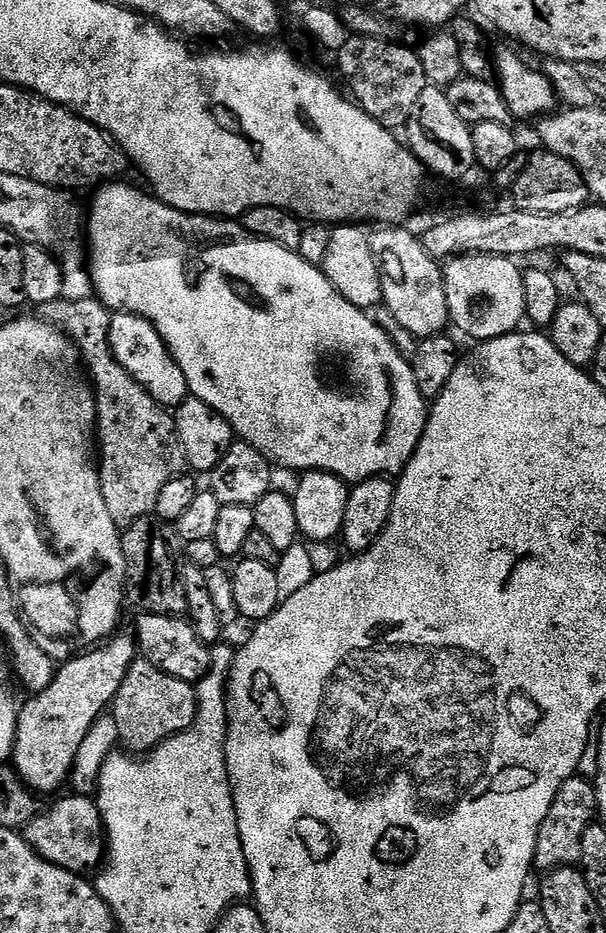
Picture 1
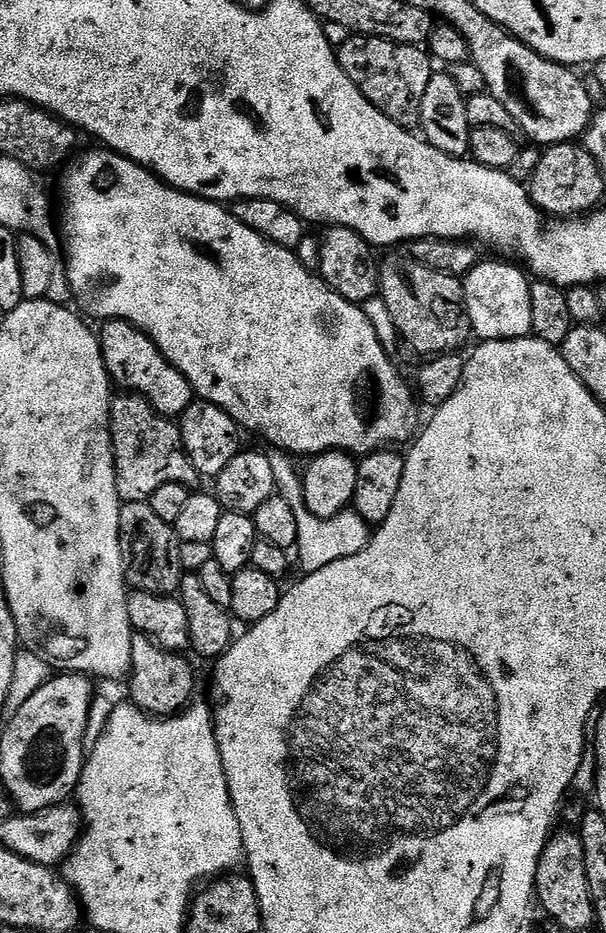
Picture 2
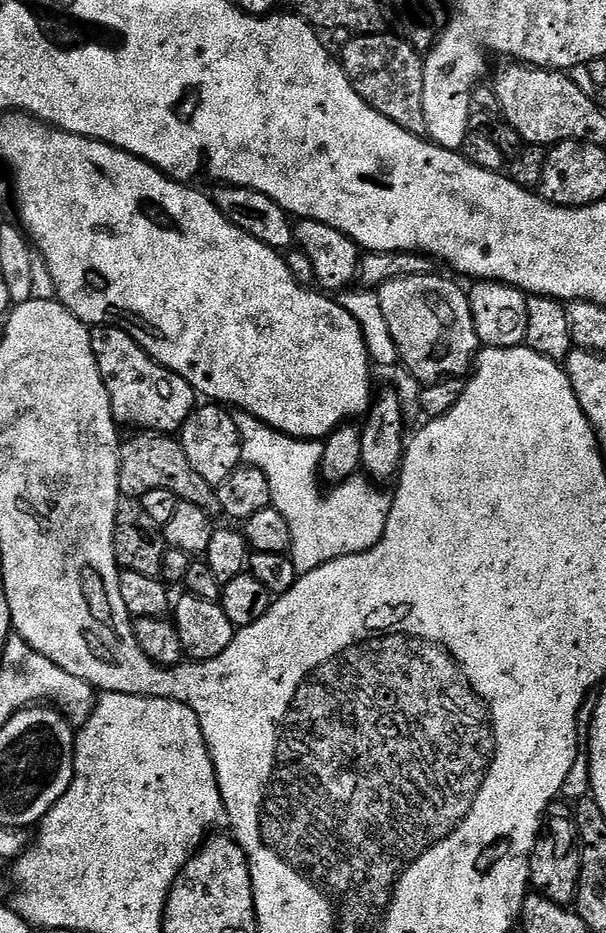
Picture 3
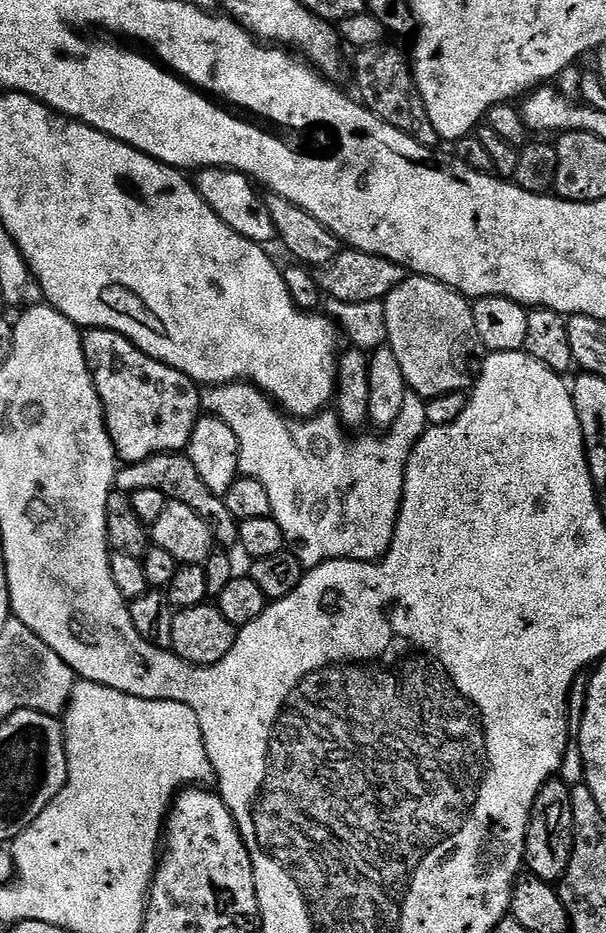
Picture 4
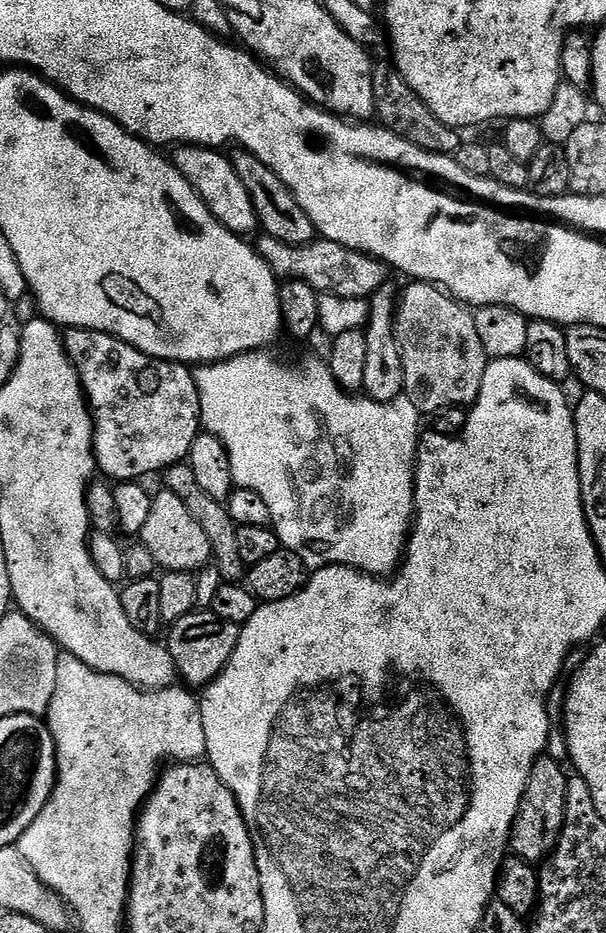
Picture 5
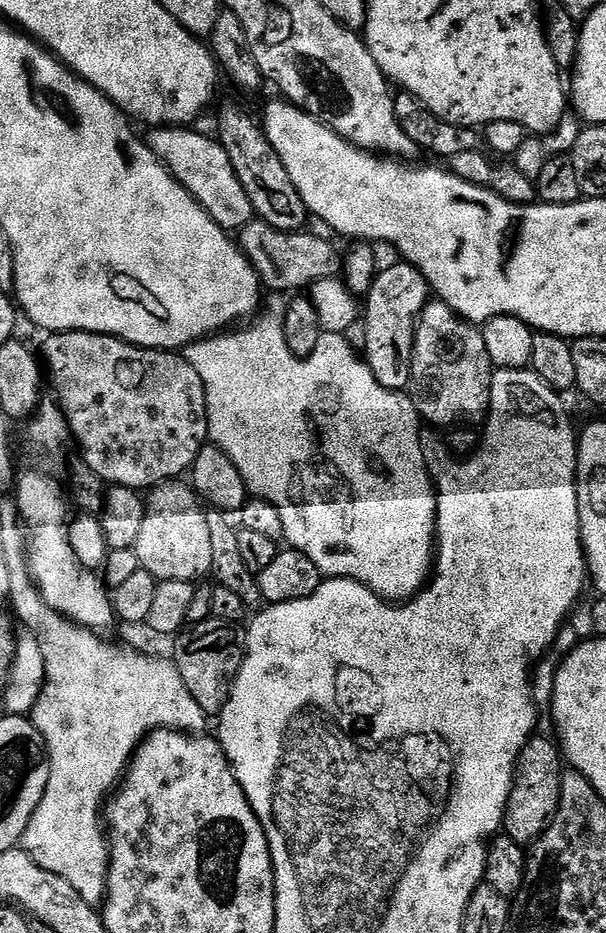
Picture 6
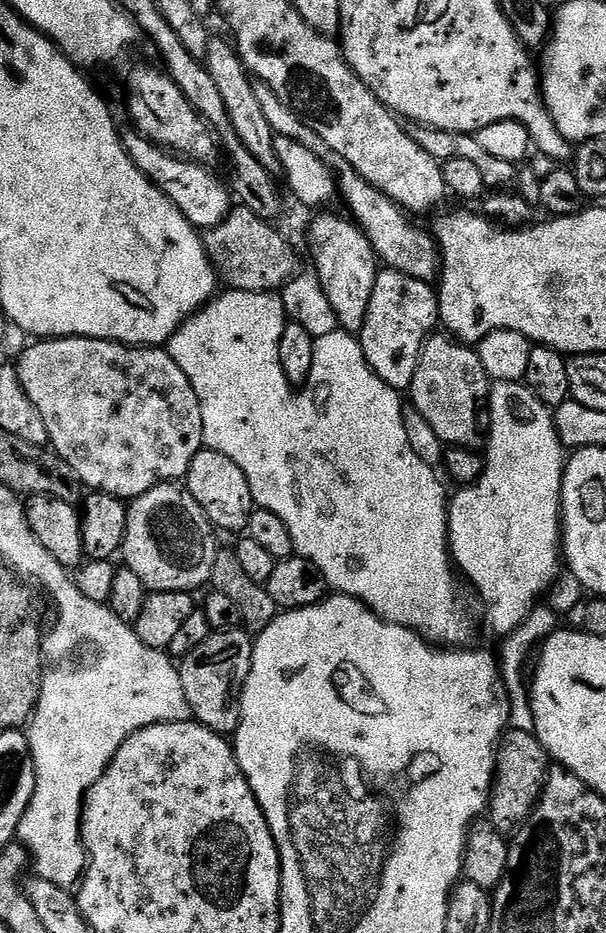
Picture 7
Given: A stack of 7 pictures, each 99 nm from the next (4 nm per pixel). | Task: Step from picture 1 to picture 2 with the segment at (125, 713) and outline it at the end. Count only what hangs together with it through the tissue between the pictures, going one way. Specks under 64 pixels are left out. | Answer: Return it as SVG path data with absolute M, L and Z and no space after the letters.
M133 635L130 649L131 703L153 718L167 718L185 711L193 699L196 680L192 677L191 666L182 659L181 655L157 647L153 640Z

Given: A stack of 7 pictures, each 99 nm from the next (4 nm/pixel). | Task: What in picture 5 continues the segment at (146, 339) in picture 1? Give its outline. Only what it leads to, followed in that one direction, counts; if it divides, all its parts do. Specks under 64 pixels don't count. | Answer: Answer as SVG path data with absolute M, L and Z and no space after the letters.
M70 328L63 333L64 348L68 351L68 358L76 368L80 384L84 387L84 394L88 401L88 411L92 414L92 451L96 453L97 469L109 481L112 482L140 482L143 476L152 476L163 473L165 468L187 461L190 454L190 446L194 446L197 436L201 435L202 425L200 423L200 395L196 378L191 367L182 364L171 364L168 360L155 360L147 356L145 352L139 352L134 346L119 340L117 336L111 336L105 332L95 332L89 328Z

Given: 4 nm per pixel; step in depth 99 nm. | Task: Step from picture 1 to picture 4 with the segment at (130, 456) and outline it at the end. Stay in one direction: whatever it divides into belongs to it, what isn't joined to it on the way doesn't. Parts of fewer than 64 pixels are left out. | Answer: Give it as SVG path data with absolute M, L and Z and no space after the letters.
M187 455L151 456L137 464L121 467L116 473L116 488L129 494L138 490L162 490L162 494L169 500L190 506L190 510L194 510L194 514L198 514L198 518L210 526L212 539L221 549L232 550L240 543L240 521L234 518L234 514L230 514L230 510L226 510L226 502L221 497L210 494L206 482L202 482L198 470L194 470L194 462L190 462Z

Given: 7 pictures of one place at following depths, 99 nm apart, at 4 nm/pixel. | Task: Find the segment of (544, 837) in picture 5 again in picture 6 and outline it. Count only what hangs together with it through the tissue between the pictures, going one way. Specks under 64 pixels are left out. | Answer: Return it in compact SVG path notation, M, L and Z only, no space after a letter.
M533 738L520 751L516 759L516 770L512 777L512 789L508 795L508 805L504 810L502 832L513 844L531 846L548 828L552 815L560 804L562 783L562 756L557 745L548 740Z

